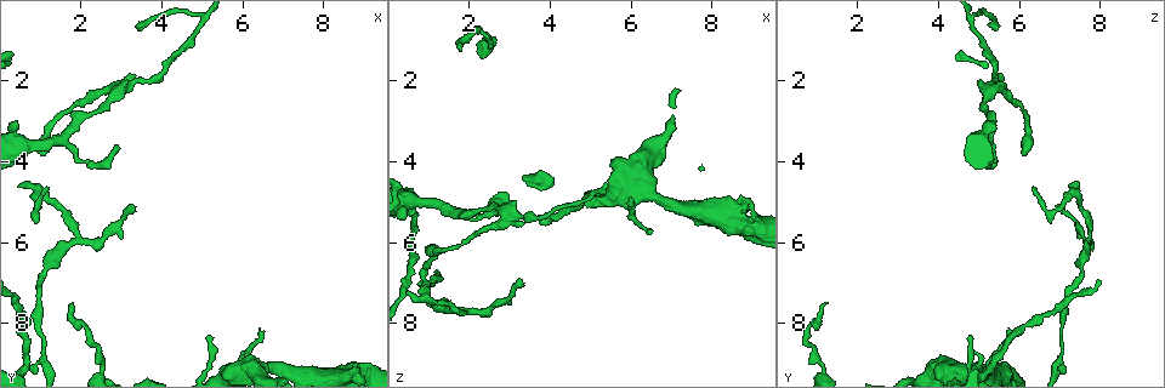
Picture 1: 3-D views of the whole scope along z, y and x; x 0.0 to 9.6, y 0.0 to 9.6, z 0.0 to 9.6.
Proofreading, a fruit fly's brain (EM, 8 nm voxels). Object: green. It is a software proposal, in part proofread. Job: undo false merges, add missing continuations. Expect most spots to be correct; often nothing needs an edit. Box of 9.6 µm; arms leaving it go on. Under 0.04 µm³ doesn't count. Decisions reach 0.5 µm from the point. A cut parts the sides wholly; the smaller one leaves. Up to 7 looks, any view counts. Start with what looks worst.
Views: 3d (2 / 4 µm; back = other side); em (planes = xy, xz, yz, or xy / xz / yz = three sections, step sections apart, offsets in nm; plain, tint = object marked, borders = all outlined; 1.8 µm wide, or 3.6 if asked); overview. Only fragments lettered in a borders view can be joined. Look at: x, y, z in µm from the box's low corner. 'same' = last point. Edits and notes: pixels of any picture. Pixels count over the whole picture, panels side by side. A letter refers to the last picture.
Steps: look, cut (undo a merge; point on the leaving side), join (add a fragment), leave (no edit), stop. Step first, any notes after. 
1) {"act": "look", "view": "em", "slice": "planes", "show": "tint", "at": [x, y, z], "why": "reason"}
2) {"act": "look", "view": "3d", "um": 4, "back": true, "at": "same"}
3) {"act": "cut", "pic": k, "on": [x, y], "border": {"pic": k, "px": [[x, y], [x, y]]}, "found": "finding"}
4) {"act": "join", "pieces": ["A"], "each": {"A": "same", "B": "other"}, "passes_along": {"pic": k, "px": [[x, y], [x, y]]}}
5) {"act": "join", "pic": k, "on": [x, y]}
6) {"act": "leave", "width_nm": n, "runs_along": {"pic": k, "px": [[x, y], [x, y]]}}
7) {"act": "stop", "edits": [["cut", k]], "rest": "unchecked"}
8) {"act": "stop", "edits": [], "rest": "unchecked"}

{"act": "look", "view": "em", "slice": "planes", "show": "borders", "at": [2.90, 3.55, 5.05], "why": "tapers out"}

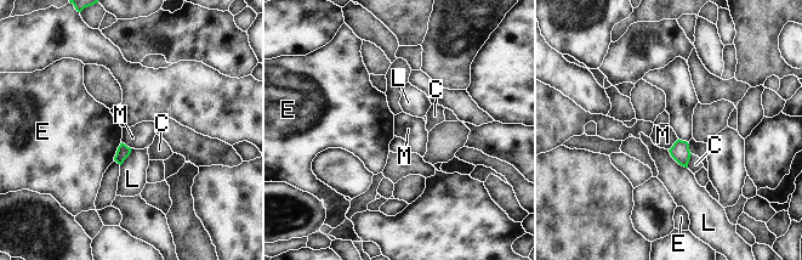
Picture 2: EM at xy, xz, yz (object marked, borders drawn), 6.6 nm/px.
{"act": "leave", "each": {"C": "other", "E": "other", "L": "other", "M": "other"}, "border": {"pic": 2, "px": [[678, 139], [669, 150]]}, "found": "none of them fits"}

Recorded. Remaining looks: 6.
{"act": "look", "view": "3d", "um": 2, "at": [1.10, 4.85, 7.55], "why": "sharp bend"}

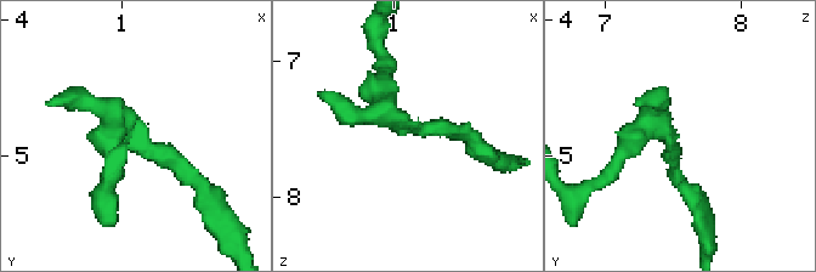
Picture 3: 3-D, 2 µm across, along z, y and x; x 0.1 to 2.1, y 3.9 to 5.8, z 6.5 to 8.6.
{"act": "look", "view": "em", "slice": "planes", "show": "borders", "at": [1.14, 4.86, 7.50], "why": "now the EM"}

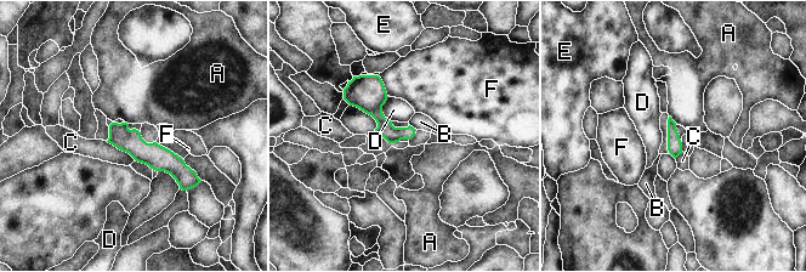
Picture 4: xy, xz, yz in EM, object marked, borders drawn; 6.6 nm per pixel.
{"act": "leave", "width_nm": 100, "each": {"A": "other", "B": "other", "C": "other", "D": "other", "E": "other", "F": "other"}, "border": {"pic": 4, "px": [[669, 115], [676, 123]]}, "found": "continuous, no second neuron"}

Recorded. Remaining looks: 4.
{"act": "look", "view": "em", "slice": "yz", "step": 8, "show": "tint", "at": [5.15, 8.35, 4.75], "why": "an open end"}

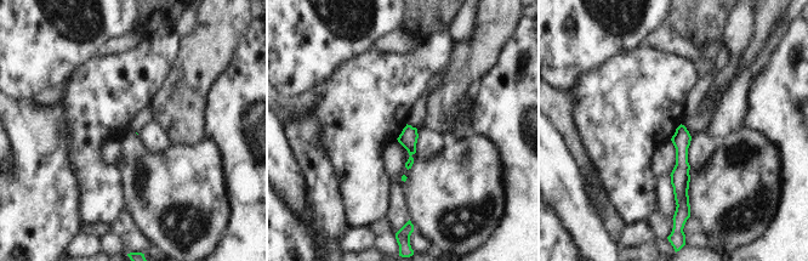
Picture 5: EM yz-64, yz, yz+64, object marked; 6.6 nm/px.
{"act": "look", "view": "em", "slice": "planes", "show": "borders", "at": "same"}

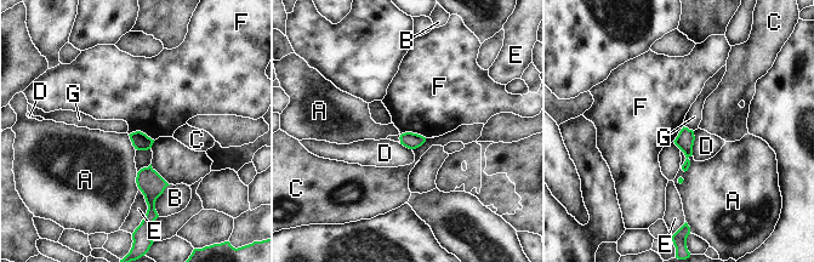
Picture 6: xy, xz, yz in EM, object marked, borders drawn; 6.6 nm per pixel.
{"act": "leave", "width_nm": 110, "each": {"A": "other", "B": "other", "C": "other", "D": "other", "E": "other", "F": "other", "G": "other"}, "border": {"pic": 6, "px": [[129, 134], [142, 131], [154, 140]]}, "found": "no lettered fragment goes on from it"}

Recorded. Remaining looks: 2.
{"act": "stop", "edits": [], "rest": "unchecked"}

